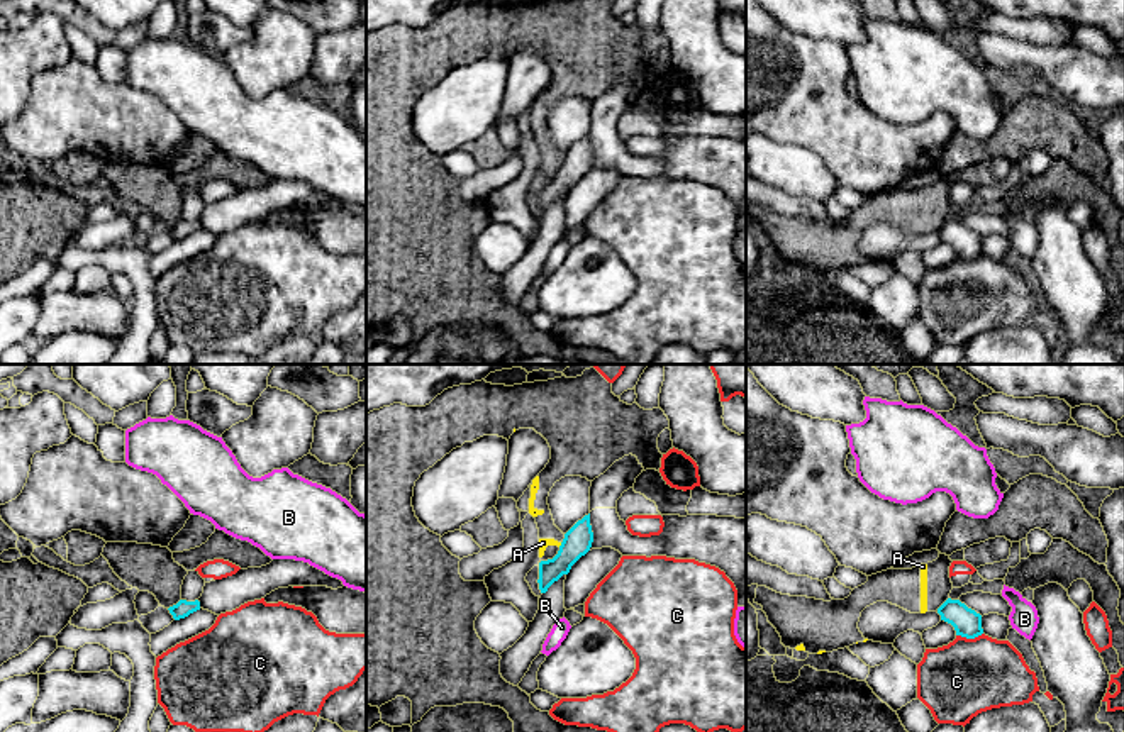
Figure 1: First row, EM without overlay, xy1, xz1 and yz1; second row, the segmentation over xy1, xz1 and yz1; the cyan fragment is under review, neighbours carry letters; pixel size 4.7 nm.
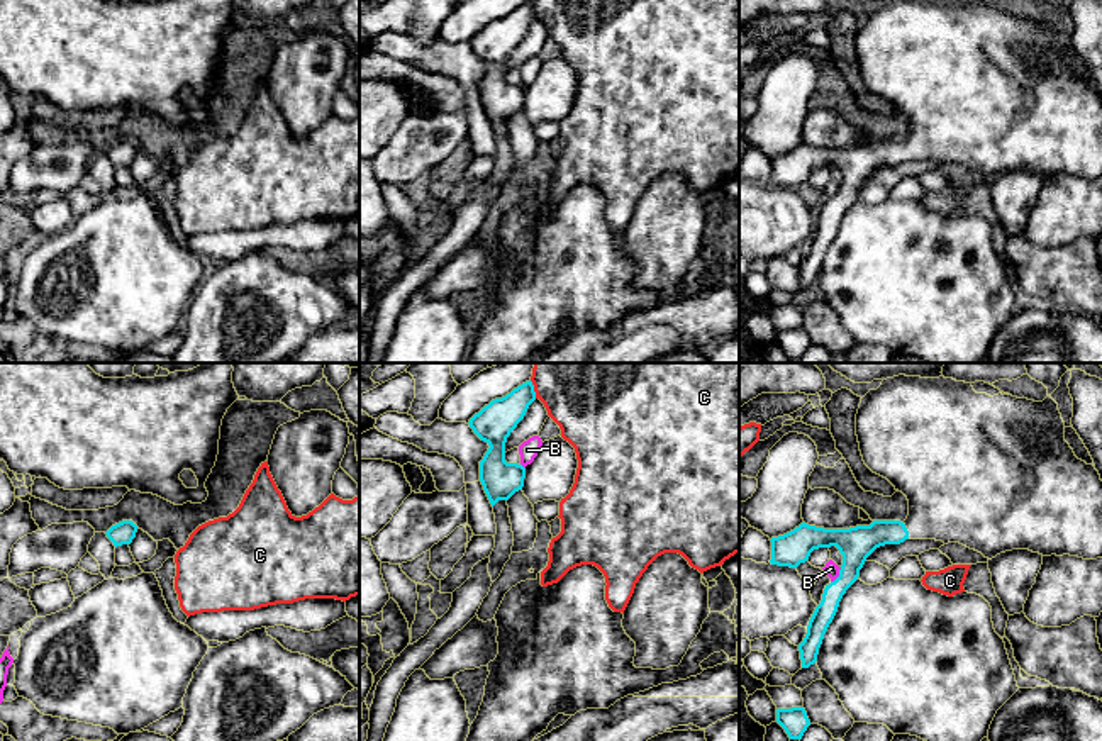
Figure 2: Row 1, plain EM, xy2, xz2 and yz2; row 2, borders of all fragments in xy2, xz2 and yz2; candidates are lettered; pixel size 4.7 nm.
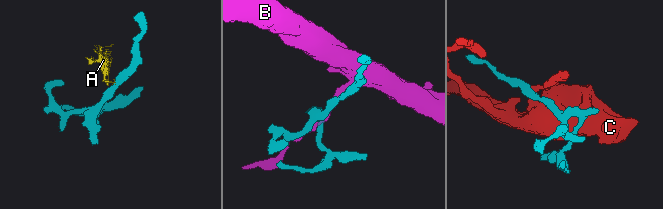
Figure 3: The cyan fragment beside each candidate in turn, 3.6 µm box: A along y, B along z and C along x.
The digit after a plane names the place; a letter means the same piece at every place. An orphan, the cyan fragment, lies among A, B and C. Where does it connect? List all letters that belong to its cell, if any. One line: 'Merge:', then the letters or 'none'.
Merge: none

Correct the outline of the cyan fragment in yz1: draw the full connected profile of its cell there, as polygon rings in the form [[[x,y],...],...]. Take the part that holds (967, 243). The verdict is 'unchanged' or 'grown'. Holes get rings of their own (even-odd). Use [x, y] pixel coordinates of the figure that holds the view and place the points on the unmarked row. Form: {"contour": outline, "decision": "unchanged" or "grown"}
{"contour": [[[948,219],[939,229],[938,234],[941,241],[951,244],[956,251],[956,256],[975,259],[983,254],[982,236],[968,229],[960,220]]], "decision": "unchanged"}

